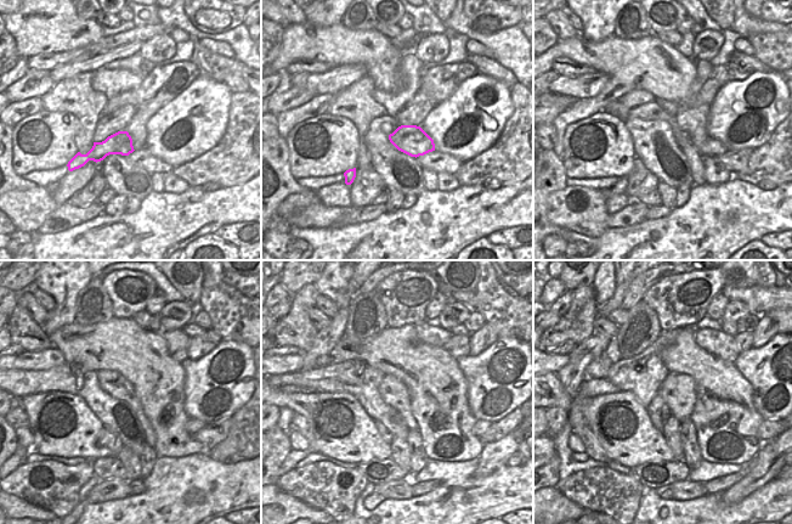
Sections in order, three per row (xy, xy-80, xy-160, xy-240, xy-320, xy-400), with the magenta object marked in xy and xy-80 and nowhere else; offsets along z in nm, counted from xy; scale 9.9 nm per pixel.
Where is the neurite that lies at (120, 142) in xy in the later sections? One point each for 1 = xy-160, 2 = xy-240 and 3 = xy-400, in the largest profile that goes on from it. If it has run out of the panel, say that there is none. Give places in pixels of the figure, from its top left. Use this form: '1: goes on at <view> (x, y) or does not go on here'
1: goes on at xy-160 (711, 146)
2: goes on at xy-240 (52, 485)
3: goes on at xy-400 (599, 489)

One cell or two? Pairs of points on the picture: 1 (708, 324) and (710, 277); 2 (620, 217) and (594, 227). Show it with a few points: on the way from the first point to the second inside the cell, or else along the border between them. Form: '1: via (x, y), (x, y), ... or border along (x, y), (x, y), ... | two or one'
1: border along (705, 315), (695, 325) | two
2: border along (610, 214), (607, 226) | two

